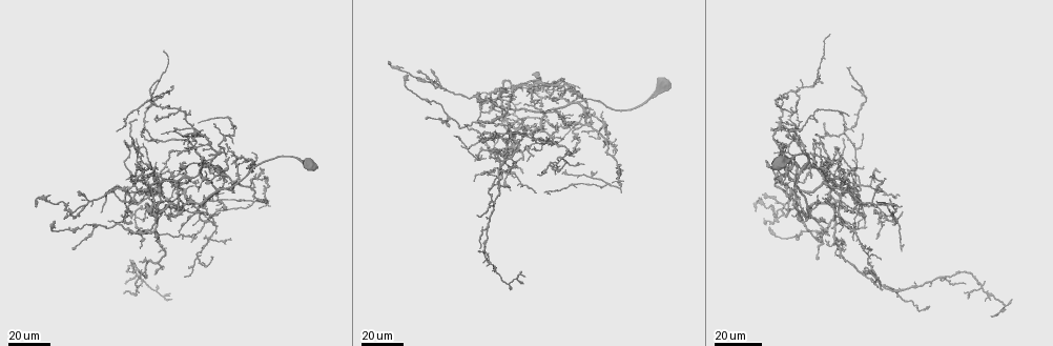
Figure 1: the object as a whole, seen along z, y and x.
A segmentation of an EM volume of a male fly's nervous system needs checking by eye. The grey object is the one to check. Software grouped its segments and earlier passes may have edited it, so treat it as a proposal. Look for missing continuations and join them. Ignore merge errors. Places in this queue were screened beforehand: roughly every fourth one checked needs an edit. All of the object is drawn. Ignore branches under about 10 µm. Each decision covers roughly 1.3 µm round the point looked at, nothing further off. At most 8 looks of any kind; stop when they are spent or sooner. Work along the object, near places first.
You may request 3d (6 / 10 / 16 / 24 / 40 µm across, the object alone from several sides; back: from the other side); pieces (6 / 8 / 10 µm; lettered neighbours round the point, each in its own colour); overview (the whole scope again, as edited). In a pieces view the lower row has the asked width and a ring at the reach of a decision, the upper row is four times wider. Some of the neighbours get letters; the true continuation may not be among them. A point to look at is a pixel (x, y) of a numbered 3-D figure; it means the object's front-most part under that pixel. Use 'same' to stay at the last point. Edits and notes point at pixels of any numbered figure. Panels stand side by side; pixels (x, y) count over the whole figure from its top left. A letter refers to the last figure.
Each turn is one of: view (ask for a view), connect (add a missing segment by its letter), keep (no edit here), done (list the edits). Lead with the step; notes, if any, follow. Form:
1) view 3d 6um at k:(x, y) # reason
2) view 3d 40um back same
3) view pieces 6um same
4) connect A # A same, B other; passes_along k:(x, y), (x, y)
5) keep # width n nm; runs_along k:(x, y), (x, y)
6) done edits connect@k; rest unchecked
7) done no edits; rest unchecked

view 3d 40um at 1:(136, 119) # thin end

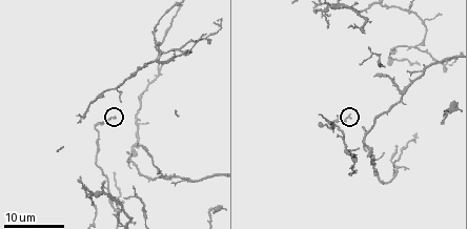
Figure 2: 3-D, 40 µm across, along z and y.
view pieces 6um at 2:(351, 114)

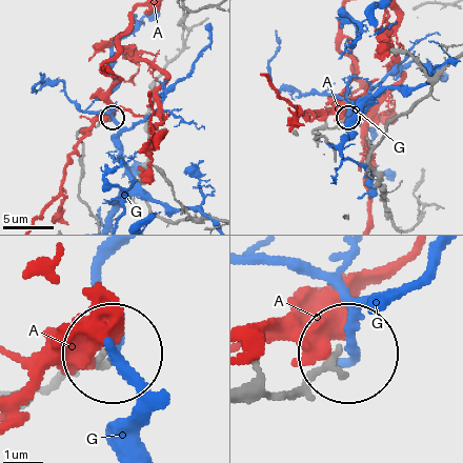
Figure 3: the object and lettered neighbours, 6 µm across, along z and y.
keep # width 200 nm; A other, G other; runs_along 3:(256, 401), (286, 398), (333, 355); no lettered segment goes on from it

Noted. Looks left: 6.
view 3d 24um at 1:(522, 140) # branch stops here

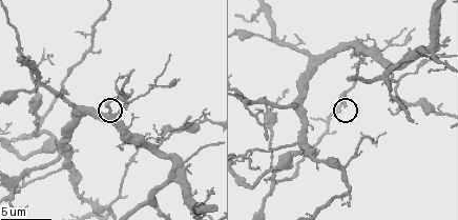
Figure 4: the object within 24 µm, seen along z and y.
view pieces 8um at 4:(345, 107) # what lies round it

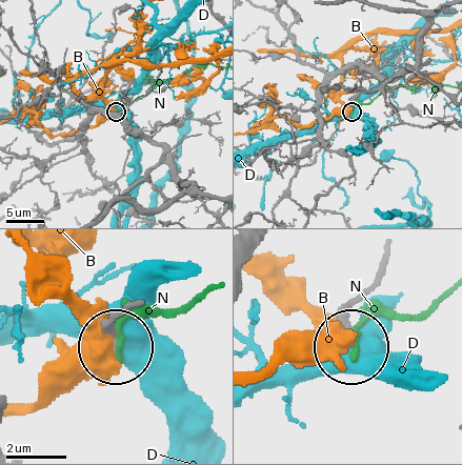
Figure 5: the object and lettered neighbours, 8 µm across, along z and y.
keep # B other, D other, N other; runs_along 5:(131, 303), (116, 323), (116, 346); none of them fits

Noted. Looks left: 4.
view 3d 24um at 1:(479, 216)

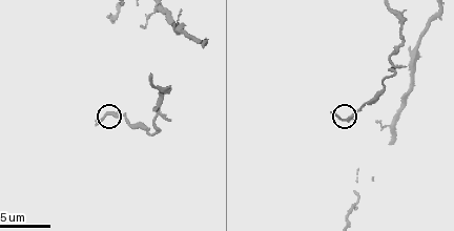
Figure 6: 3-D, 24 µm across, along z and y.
view pieces 6um at 6:(96, 124) # see the neighbours

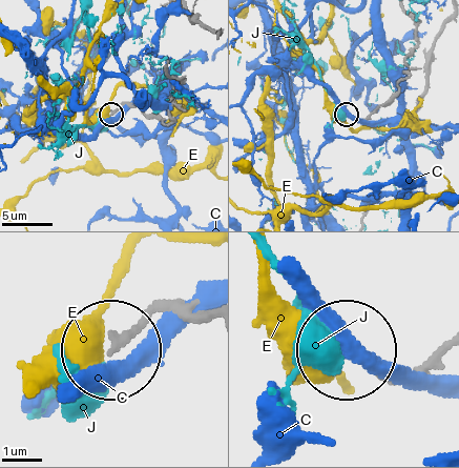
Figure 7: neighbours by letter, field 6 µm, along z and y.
keep # C other, E other, J other; none of them fits

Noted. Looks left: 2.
view 3d 24um at 2:(78, 121) # an open end

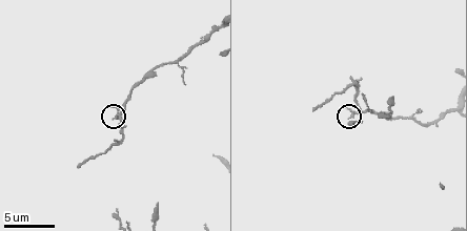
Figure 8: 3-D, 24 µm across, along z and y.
view pieces 6um at 8:(348, 117)

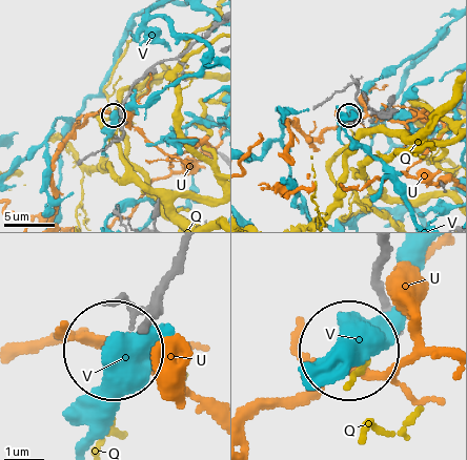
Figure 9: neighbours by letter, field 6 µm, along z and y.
keep # Q other, U other, V other; none of them fits

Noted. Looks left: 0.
done no edits; rest unchecked

